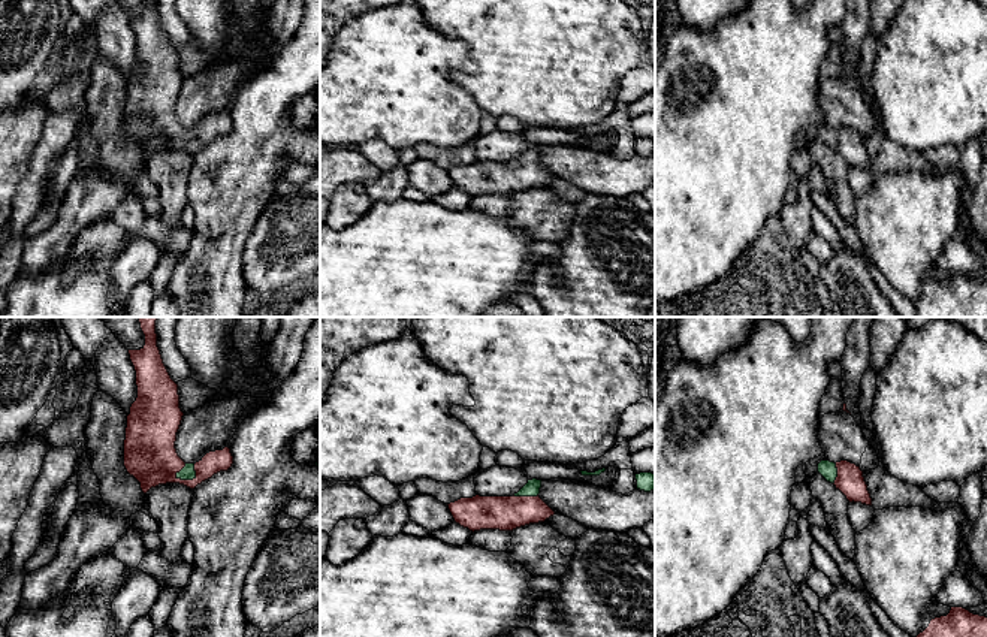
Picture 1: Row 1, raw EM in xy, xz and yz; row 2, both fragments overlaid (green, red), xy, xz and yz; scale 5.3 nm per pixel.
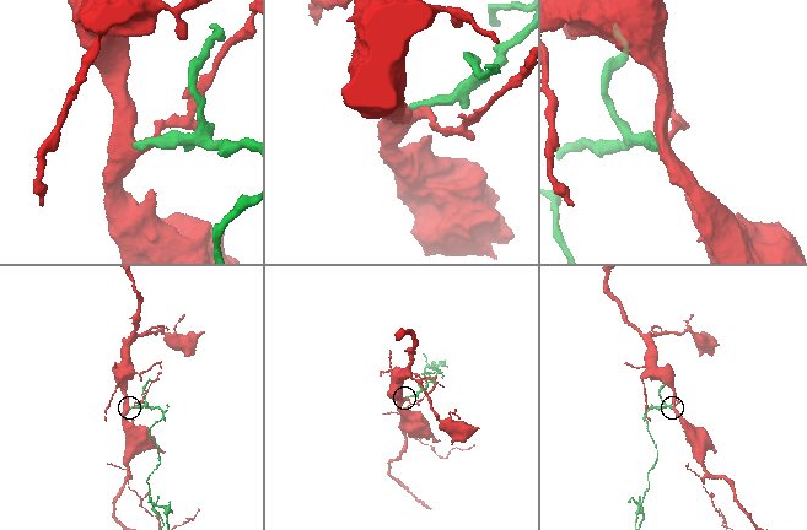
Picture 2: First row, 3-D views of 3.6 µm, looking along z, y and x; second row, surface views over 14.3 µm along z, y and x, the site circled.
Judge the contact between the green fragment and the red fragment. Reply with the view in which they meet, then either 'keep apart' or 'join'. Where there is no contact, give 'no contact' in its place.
xy | join

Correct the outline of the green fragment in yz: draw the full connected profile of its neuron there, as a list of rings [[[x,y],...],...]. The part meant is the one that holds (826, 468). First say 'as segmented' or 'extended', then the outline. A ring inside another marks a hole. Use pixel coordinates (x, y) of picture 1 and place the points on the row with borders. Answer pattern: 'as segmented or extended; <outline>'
extended; [[[821,461],[818,473],[839,489],[849,502],[872,505],[872,498],[863,477],[863,471],[848,461],[830,462]]]

